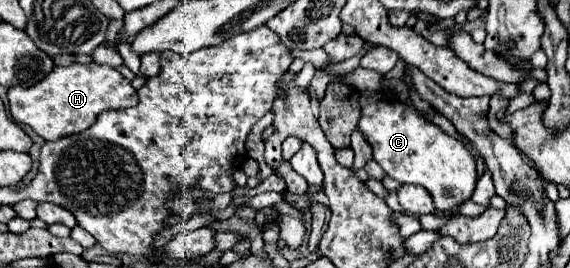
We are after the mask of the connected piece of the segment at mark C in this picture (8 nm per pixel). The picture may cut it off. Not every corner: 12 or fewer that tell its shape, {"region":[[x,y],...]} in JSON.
{"region":[[403,102],[363,108],[375,162],[435,210],[471,198],[465,144]]}

